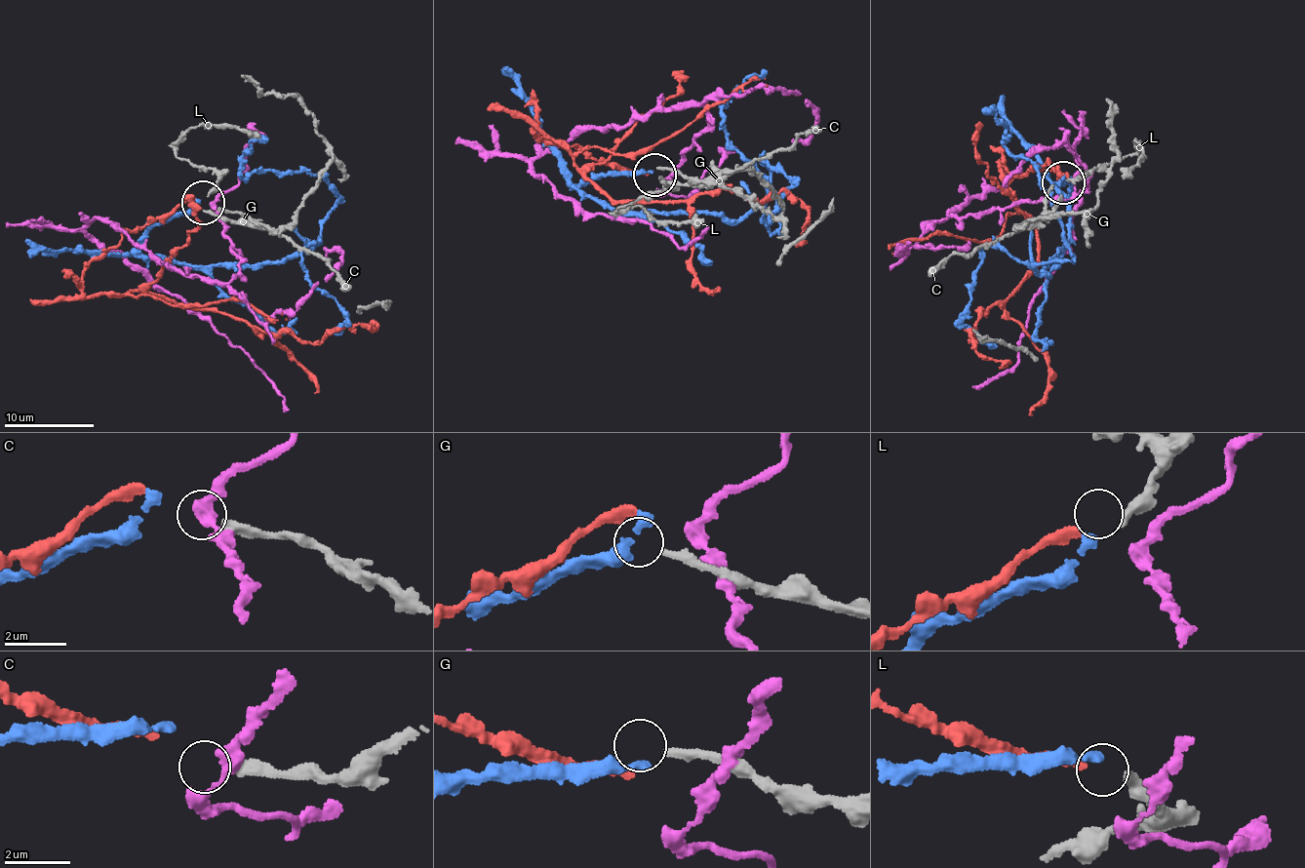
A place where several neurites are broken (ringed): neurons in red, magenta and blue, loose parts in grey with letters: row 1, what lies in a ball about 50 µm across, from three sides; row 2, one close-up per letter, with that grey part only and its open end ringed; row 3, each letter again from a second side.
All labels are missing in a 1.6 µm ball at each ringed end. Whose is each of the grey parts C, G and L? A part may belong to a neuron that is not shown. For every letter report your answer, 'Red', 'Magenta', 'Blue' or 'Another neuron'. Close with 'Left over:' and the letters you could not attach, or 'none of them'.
C: Another neuron
G: Another neuron
L: Red
Left over: C, G

